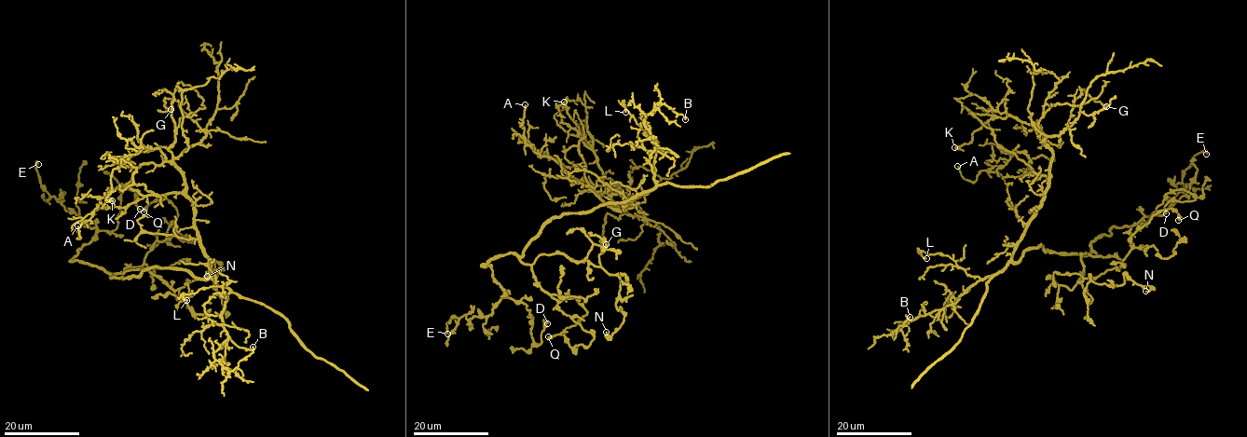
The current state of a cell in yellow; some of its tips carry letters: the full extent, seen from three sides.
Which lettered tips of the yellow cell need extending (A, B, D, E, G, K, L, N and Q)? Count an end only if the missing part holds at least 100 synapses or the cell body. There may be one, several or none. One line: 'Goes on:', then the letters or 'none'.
Goes on: none

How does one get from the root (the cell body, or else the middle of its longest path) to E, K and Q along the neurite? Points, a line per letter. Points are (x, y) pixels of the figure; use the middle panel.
E: (615, 204), (553, 217), (522, 255), (491, 258), (483, 266), (506, 296), (486, 317), (453, 316), (447, 334)
K: (615, 204), (636, 195), (623, 209), (613, 206), (596, 156), (578, 131), (562, 123), (556, 106), (564, 102)
Q: (615, 204), (553, 217), (519, 259), (551, 296), (577, 298), (587, 311), (548, 336)

